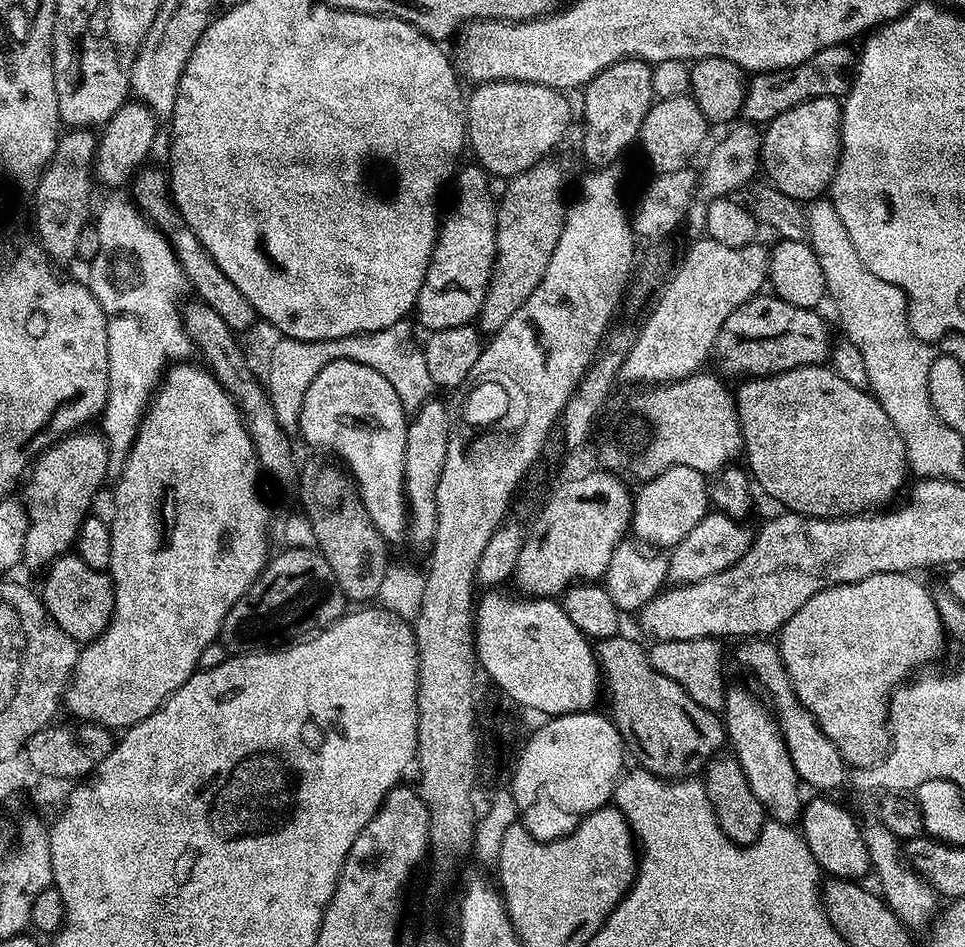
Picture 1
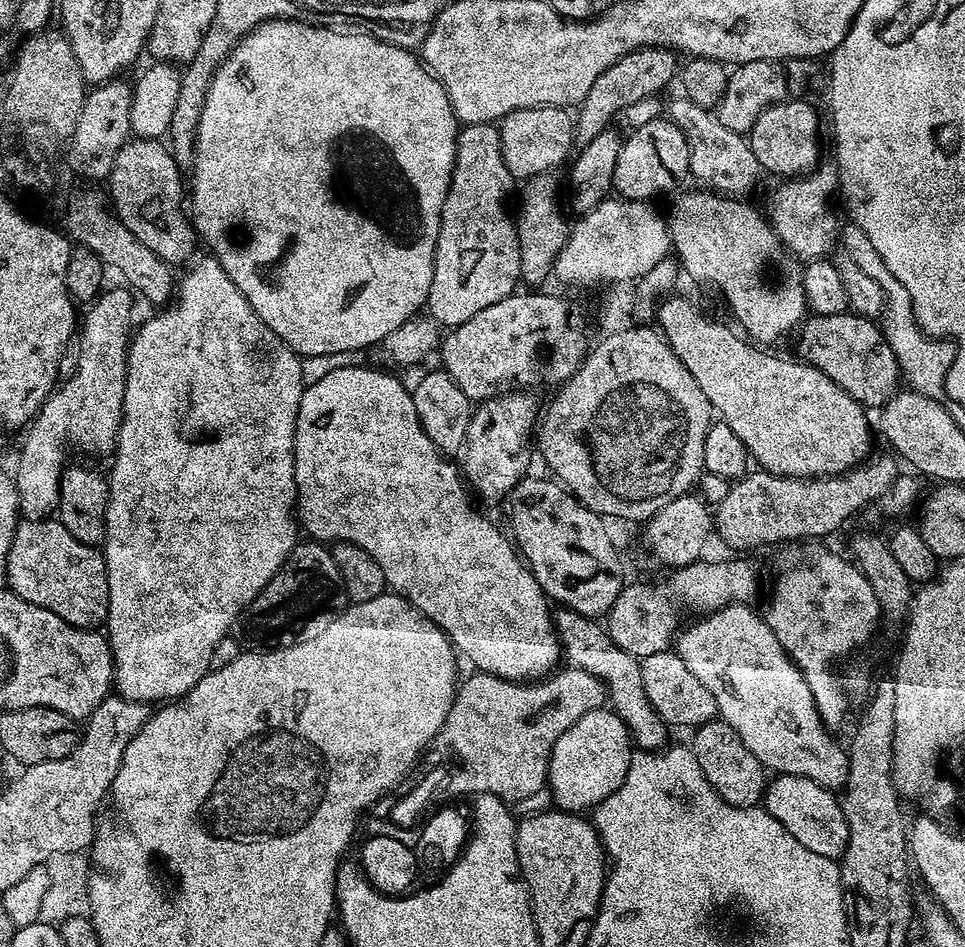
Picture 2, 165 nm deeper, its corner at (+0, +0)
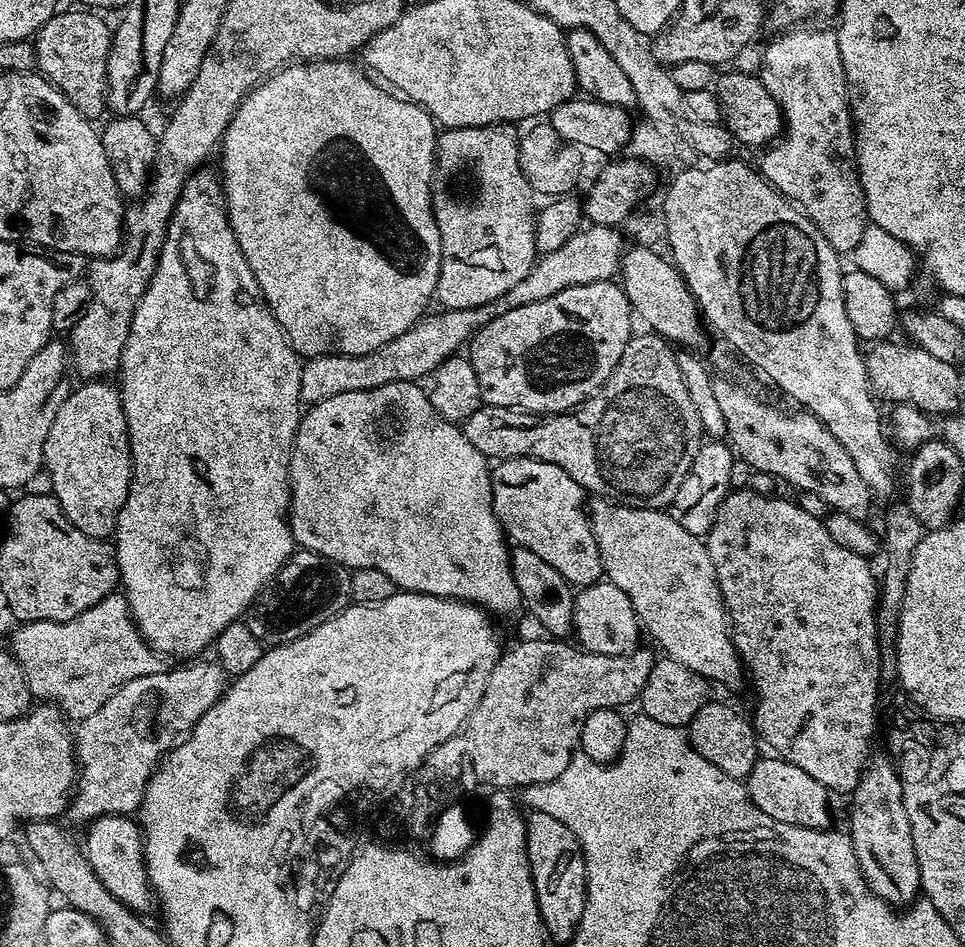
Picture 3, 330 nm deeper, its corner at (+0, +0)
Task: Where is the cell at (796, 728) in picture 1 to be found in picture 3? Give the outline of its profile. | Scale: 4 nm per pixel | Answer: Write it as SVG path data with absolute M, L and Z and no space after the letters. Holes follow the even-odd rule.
M593 497L588 504L605 577L631 600L641 627L665 651L670 660L681 662L705 680L732 686L739 682L742 665L733 646L727 612L721 598L714 562L710 559L707 543L678 524L669 511L654 508L635 508L632 505Z

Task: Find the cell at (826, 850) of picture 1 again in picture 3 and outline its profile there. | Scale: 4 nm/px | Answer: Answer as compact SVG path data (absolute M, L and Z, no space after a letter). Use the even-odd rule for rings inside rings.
M775 754L761 755L756 761L754 770L750 770L746 787L748 797L762 810L762 814L770 814L770 818L778 818L778 822L790 822L803 828L831 829L832 808L828 805L830 793L815 778L810 778L806 770L794 766L794 762L781 760Z

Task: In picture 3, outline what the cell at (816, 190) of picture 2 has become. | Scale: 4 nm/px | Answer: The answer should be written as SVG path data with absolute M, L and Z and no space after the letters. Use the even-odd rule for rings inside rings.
M812 28L809 32L784 30L777 40L768 44L764 61L760 64L760 81L770 90L770 94L780 103L780 113L784 116L784 126L778 139L763 149L758 171L769 184L778 186L780 191L797 205L805 216L818 226L818 230L830 242L835 252L855 253L862 242L862 234L870 223L868 207L860 181L860 171L856 168L856 133L852 123L852 109L848 102L848 83L842 66L842 50L833 29Z

